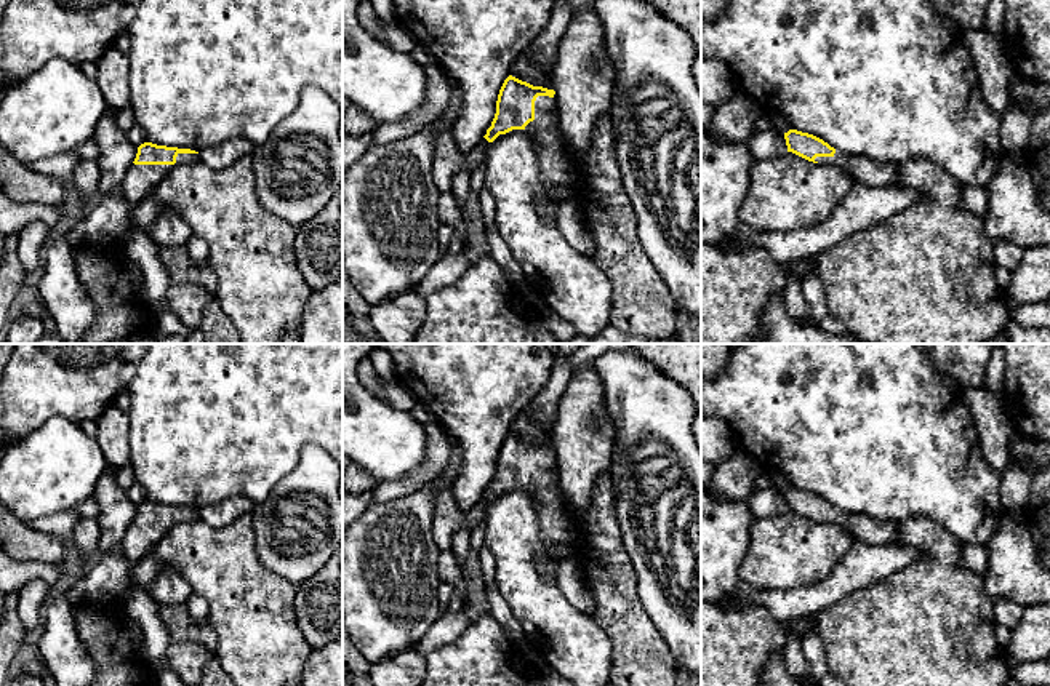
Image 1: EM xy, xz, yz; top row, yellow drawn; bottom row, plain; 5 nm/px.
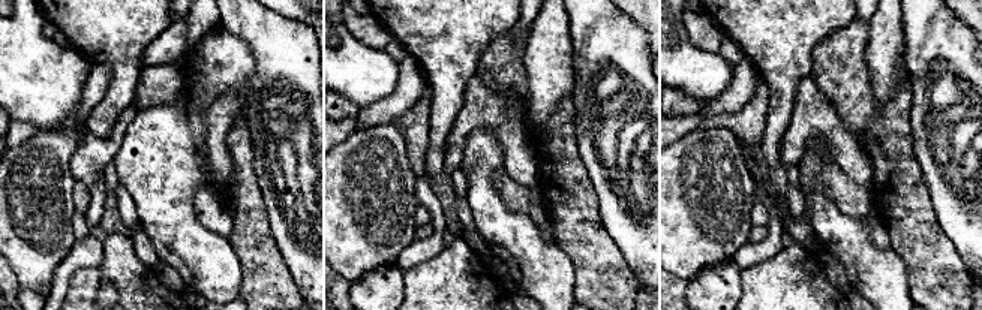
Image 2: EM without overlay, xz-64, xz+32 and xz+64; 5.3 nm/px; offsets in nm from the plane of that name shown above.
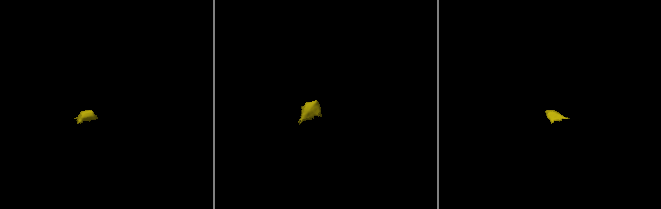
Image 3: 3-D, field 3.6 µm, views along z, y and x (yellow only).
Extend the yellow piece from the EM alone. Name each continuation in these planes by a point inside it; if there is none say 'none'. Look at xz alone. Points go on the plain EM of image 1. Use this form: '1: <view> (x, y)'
1: xz (583, 438)

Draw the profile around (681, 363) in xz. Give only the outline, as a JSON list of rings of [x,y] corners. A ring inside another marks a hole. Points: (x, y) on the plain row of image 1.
[[[631,344],[671,381],[682,385],[701,409],[701,344]]]

